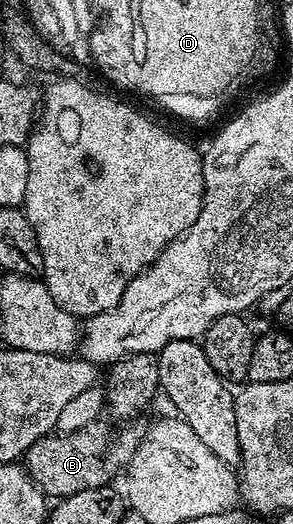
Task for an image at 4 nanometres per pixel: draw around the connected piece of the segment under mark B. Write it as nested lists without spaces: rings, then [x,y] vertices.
[[[98,420],[87,424],[87,428],[79,428],[79,432],[46,434],[31,444],[23,456],[23,465],[42,492],[53,500],[110,485],[112,478],[116,474],[118,477],[129,465],[131,456],[135,456],[147,429],[141,420],[129,420],[118,426],[121,426],[118,430],[112,430],[105,420]]]

